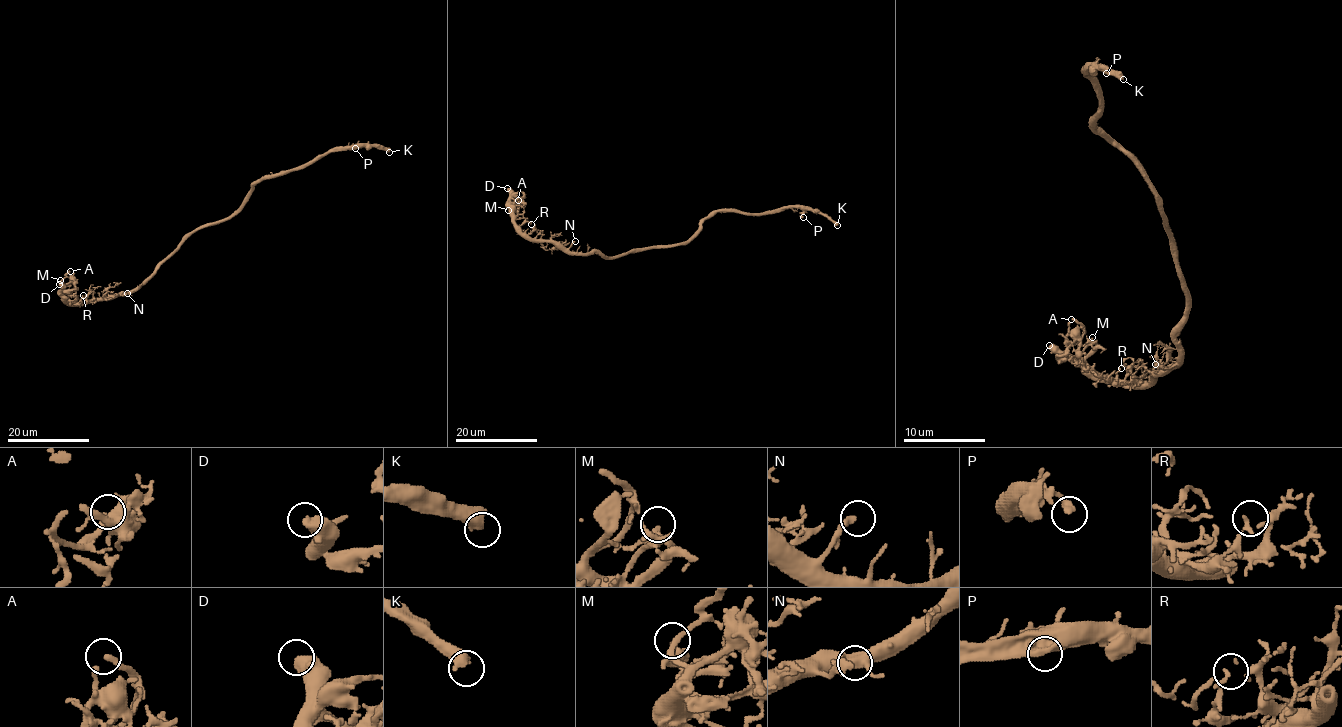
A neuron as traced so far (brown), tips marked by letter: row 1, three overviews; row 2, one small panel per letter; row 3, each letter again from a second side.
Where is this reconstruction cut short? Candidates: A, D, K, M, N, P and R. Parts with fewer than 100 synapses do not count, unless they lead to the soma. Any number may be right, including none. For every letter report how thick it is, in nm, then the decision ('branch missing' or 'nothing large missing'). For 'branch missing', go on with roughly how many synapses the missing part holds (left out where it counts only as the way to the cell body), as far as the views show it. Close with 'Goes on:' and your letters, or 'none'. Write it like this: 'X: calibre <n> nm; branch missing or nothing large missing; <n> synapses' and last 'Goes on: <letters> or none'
A: calibre 260 nm; nothing large missing
D: calibre 600 nm; nothing large missing
K: calibre 500 nm; branch missing; 150 synapses
M: calibre 200 nm; nothing large missing
N: calibre 240 nm; nothing large missing
P: calibre 260 nm; nothing large missing
R: calibre 130 nm; nothing large missing
Goes on: K

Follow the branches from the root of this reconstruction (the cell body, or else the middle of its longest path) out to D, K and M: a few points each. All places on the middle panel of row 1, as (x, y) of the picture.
D: (653, 246), (602, 257), (597, 252), (567, 252), (550, 242), (532, 241), (515, 222), (507, 188)
K: (653, 246), (685, 242), (717, 212), (771, 213), (783, 207), (804, 207), (819, 210), (837, 225)
M: (653, 246), (614, 257), (563, 251), (550, 242), (530, 240), (516, 224), (511, 206), (508, 210)

